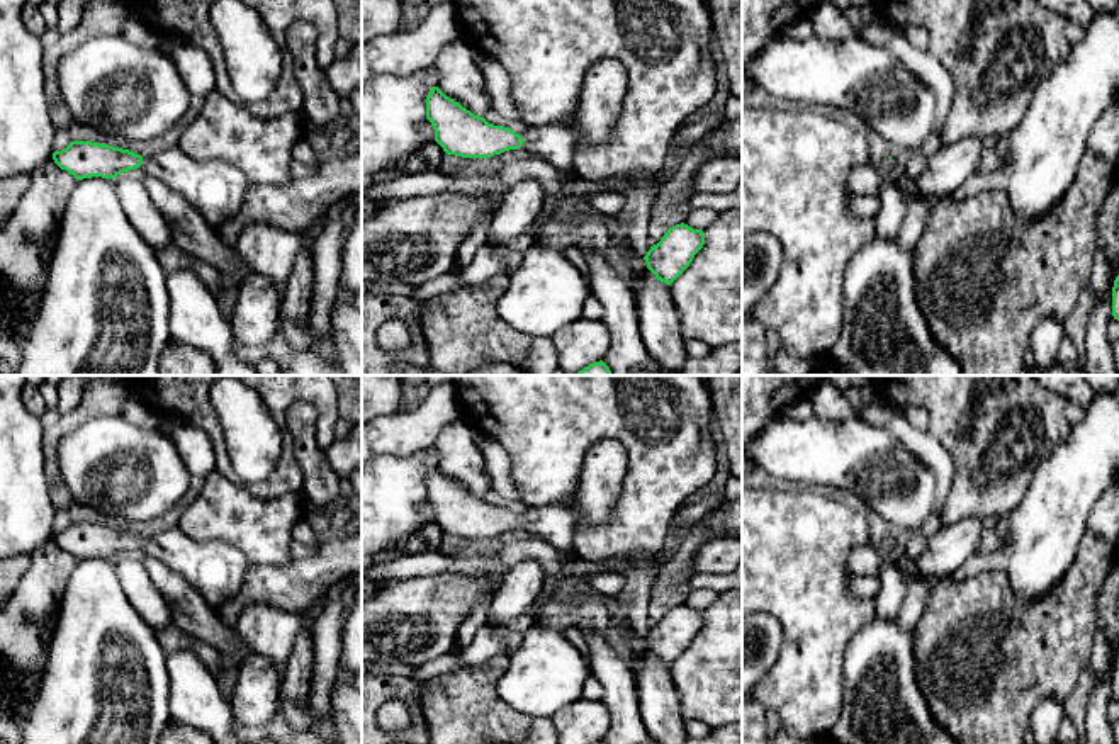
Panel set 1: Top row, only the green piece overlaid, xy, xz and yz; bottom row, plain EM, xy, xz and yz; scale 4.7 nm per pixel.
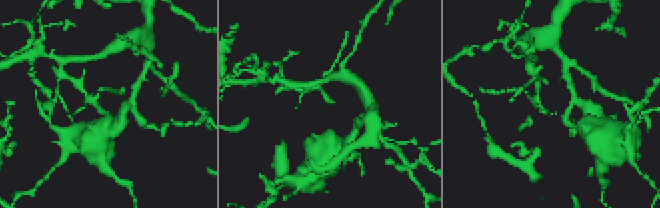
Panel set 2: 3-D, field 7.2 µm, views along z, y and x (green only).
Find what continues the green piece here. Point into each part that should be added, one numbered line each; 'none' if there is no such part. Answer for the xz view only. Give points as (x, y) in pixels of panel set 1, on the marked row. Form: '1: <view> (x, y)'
1: xz (600, 102)

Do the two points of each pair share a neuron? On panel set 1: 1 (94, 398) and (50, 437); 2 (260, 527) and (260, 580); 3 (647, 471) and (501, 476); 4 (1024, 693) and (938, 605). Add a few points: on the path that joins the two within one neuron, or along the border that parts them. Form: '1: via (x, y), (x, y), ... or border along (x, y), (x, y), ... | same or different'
1: via (84, 410), (61, 428) | same
2: border along (292, 558), (277, 564), (250, 564) | different
3: border along (494, 439), (508, 454), (510, 476), (522, 500) | different
4: via (1002, 671), (984, 656), (960, 627) | same

